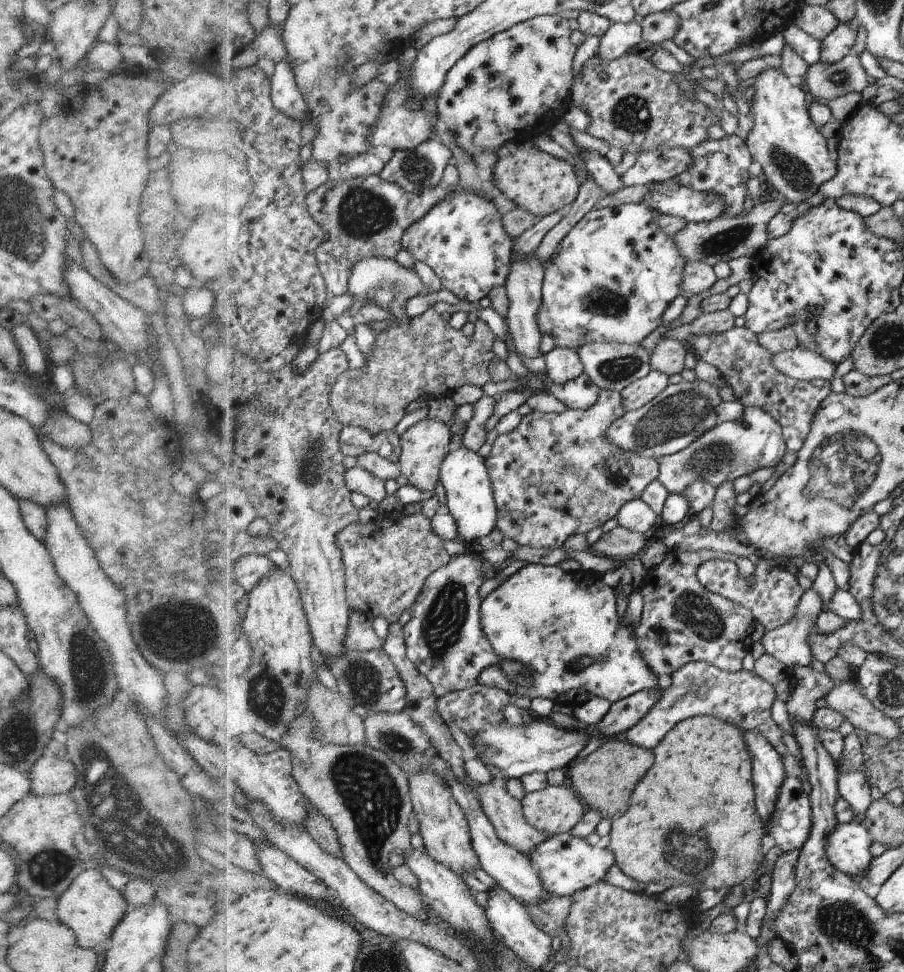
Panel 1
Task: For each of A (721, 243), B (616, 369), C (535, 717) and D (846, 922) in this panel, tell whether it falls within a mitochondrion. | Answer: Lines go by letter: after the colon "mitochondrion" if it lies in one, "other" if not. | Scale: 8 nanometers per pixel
A: mitochondrion
B: mitochondrion
C: other
D: mitochondrion

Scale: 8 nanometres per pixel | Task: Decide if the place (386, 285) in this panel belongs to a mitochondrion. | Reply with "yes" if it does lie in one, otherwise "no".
yes

